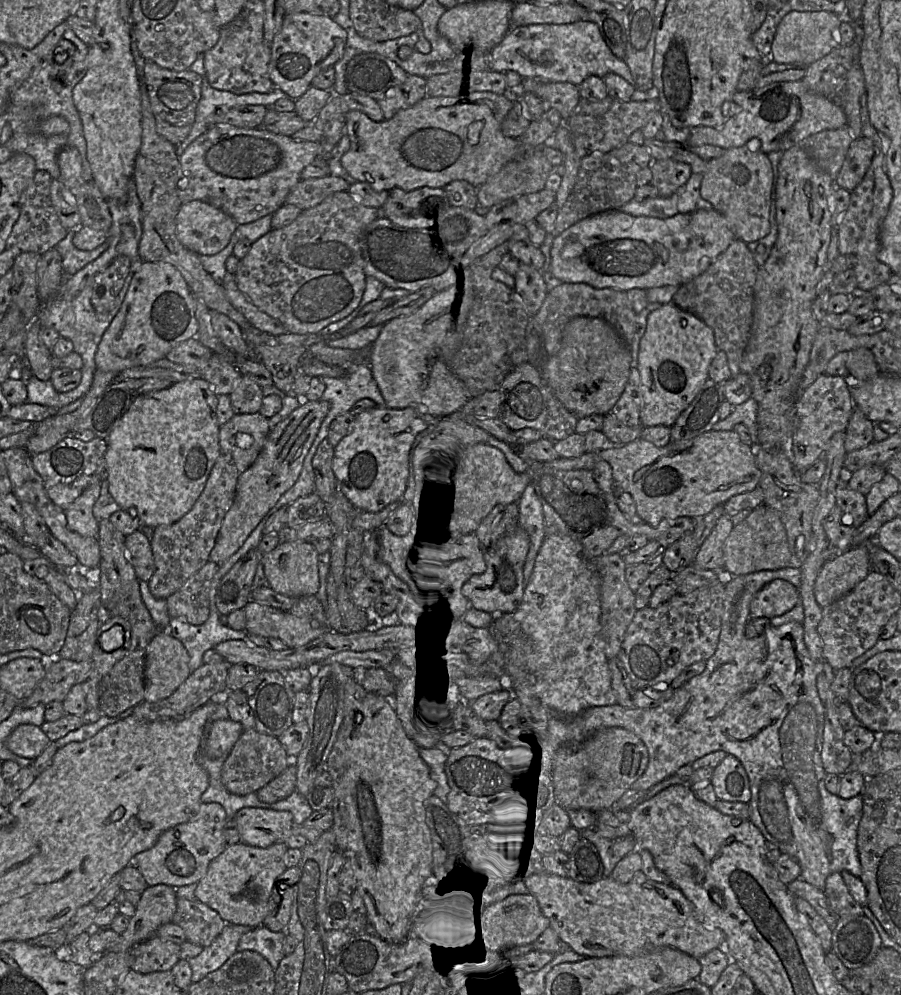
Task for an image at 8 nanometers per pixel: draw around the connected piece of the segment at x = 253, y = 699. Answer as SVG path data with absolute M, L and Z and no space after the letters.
M259 670L256 678L242 689L247 694L248 703L255 720L255 730L278 738L292 724L294 695L285 684L284 672Z

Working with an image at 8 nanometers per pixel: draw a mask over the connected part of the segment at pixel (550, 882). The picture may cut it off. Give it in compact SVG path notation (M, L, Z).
M530 869L528 872L524 873L521 877L521 886L528 890L528 894L535 897L538 902L539 908L542 914L549 919L549 927L551 927L563 940L568 944L569 948L574 952L585 956L585 957L603 957L603 956L639 956L648 953L655 948L661 948L665 946L673 947L676 950L684 952L696 959L707 954L713 949L719 948L719 946L726 941L726 935L723 931L716 928L708 928L698 921L697 915L693 904L685 897L685 895L675 886L669 884L665 885L656 881L648 879L645 874L639 870L637 871L630 882L626 884L621 884L609 877L603 877L594 883L579 883L567 876L557 876L553 874L547 874L540 869Z

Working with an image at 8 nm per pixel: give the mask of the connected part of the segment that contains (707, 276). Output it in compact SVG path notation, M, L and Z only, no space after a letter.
M735 239L706 271L681 285L673 296L673 304L694 314L713 330L718 350L727 355L731 377L741 373L740 361L749 342L758 269L747 244Z

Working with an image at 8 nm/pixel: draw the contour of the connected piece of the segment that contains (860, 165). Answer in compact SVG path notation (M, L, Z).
M861 137L851 143L844 163L835 179L835 186L854 190L864 179L874 157L873 142Z

